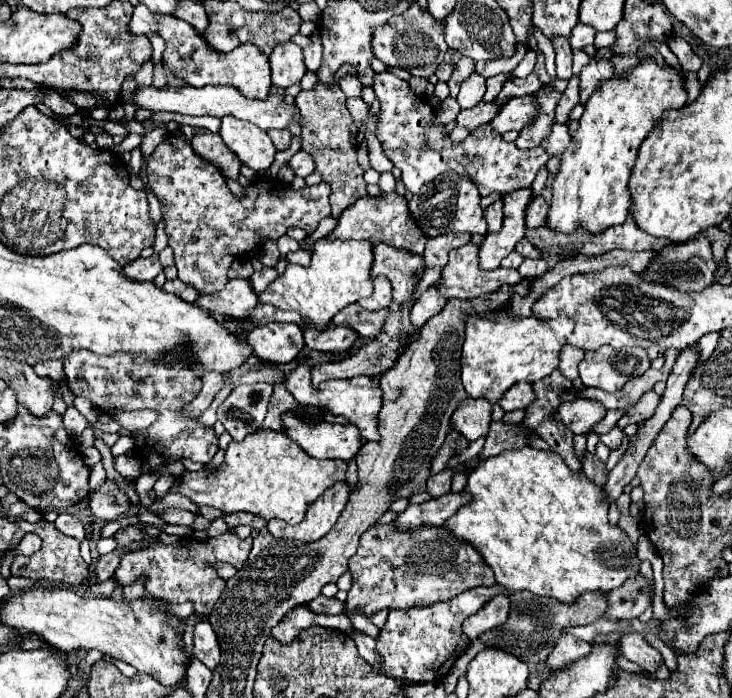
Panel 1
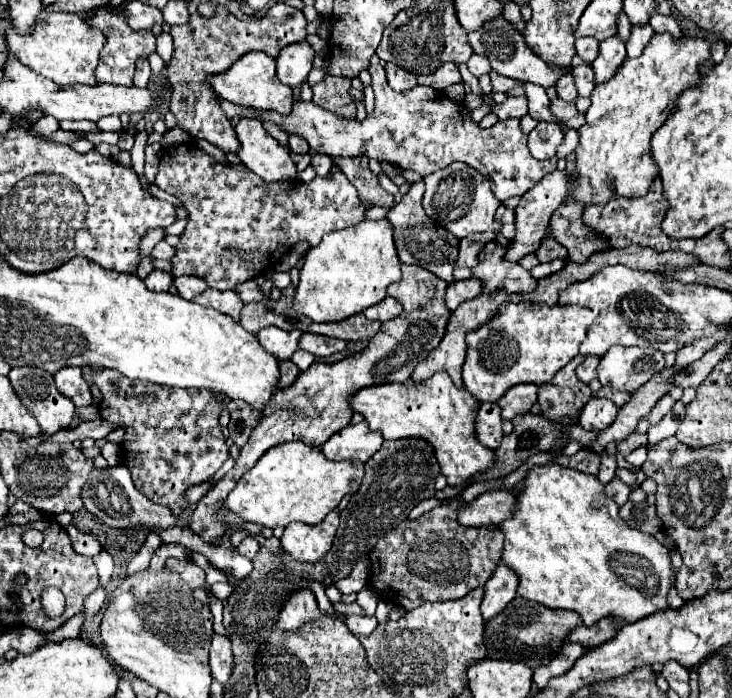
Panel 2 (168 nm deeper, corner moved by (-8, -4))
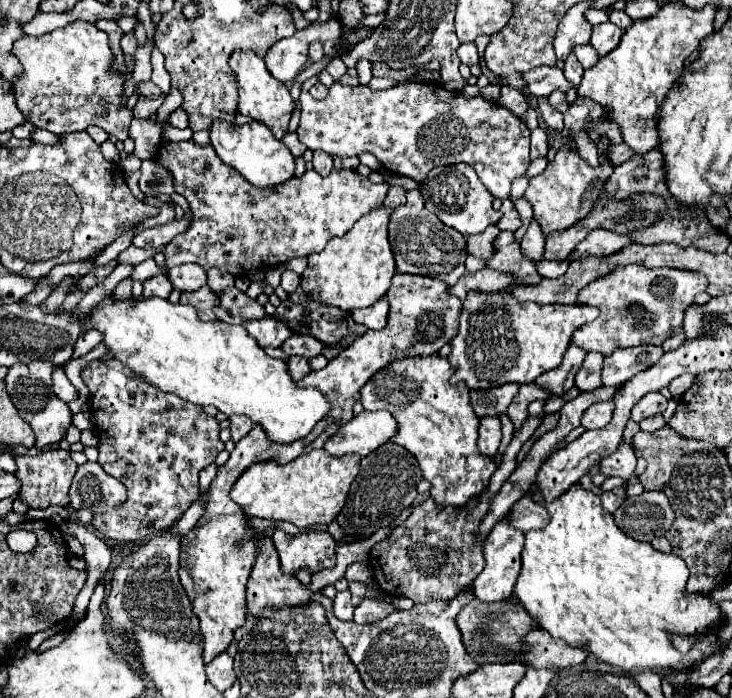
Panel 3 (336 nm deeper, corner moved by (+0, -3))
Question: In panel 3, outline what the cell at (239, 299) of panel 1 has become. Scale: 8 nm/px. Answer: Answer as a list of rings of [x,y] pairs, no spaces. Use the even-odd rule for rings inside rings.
[[[204,286],[204,288],[196,290],[196,292],[184,292],[180,296],[180,302],[182,304],[192,304],[198,310],[202,320],[216,320],[214,308],[216,308],[216,304],[220,304],[220,298],[212,288]]]

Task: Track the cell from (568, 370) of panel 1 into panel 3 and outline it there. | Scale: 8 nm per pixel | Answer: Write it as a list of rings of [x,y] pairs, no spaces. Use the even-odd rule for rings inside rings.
[[[588,352],[578,374],[576,374],[576,386],[584,392],[584,390],[596,390],[598,386],[602,386],[600,382],[600,374],[602,374],[602,362],[604,356],[598,352]]]

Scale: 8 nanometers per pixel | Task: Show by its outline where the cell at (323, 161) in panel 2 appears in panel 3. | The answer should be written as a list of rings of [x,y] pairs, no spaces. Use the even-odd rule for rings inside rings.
[[[314,152],[314,170],[318,172],[318,174],[322,174],[322,176],[326,176],[330,170],[332,170],[332,156],[328,156],[328,154],[324,154],[324,152]]]

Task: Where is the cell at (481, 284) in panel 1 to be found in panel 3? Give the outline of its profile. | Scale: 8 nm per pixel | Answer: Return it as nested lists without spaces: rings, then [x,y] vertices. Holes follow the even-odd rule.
[[[500,232],[494,244],[494,250],[496,252],[486,262],[486,268],[508,272],[516,276],[516,280],[520,280],[522,284],[540,284],[542,276],[536,272],[534,262],[522,256],[520,244],[514,242],[512,232]]]

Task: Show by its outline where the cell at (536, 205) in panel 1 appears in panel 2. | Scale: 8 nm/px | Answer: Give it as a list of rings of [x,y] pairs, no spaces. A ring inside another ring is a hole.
[[[566,201],[552,215],[552,237],[568,249],[568,259],[574,263],[586,263],[590,255],[608,249],[606,237],[586,227],[580,217],[582,207],[574,201]]]

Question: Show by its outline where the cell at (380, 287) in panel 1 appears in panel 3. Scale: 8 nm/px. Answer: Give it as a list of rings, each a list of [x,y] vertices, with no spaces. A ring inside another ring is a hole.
[[[380,298],[376,304],[368,306],[368,308],[360,308],[352,312],[354,320],[358,324],[364,324],[370,330],[380,330],[386,326],[386,318],[388,318],[388,300]]]

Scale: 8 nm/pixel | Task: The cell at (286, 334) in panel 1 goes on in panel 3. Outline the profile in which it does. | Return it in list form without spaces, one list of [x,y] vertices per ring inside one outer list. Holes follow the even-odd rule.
[[[260,318],[260,320],[250,320],[244,324],[244,328],[248,330],[250,336],[256,338],[256,342],[262,348],[280,348],[284,344],[284,340],[288,340],[292,336],[290,328],[286,324],[280,324],[274,318]]]

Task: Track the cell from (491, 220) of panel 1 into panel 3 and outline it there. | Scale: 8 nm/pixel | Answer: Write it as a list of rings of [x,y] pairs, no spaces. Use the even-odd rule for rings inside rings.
[[[494,200],[492,206],[502,212],[502,218],[500,218],[498,224],[496,224],[500,230],[510,230],[510,232],[514,232],[514,230],[522,224],[522,222],[520,222],[520,216],[518,216],[518,212],[516,212],[516,208],[514,208],[514,204],[512,204],[510,200]]]

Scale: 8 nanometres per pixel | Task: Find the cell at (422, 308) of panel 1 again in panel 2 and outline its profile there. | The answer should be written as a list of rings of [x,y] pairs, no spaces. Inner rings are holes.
[[[466,279],[466,281],[456,281],[454,285],[448,285],[446,291],[446,305],[450,311],[454,311],[460,303],[470,301],[482,293],[482,281],[480,279]]]

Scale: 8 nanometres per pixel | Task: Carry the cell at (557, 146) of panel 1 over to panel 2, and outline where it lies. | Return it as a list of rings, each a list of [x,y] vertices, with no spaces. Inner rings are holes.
[[[538,123],[538,127],[528,135],[528,145],[530,145],[530,153],[536,159],[550,159],[556,153],[556,147],[562,143],[564,133],[560,131],[560,127],[556,123]]]

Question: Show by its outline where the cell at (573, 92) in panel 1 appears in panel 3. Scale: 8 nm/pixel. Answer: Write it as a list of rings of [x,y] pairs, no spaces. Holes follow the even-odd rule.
[[[570,54],[570,56],[566,58],[566,62],[564,62],[564,76],[566,76],[566,80],[568,80],[572,86],[578,86],[580,80],[582,80],[582,76],[584,76],[584,68],[580,66],[580,62],[576,60],[574,54]]]

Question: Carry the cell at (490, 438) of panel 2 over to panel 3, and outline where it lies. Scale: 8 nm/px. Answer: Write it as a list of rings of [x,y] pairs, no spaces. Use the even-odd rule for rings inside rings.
[[[496,416],[480,418],[480,430],[478,430],[478,448],[484,456],[494,456],[498,452],[502,432],[500,432],[500,420]]]

